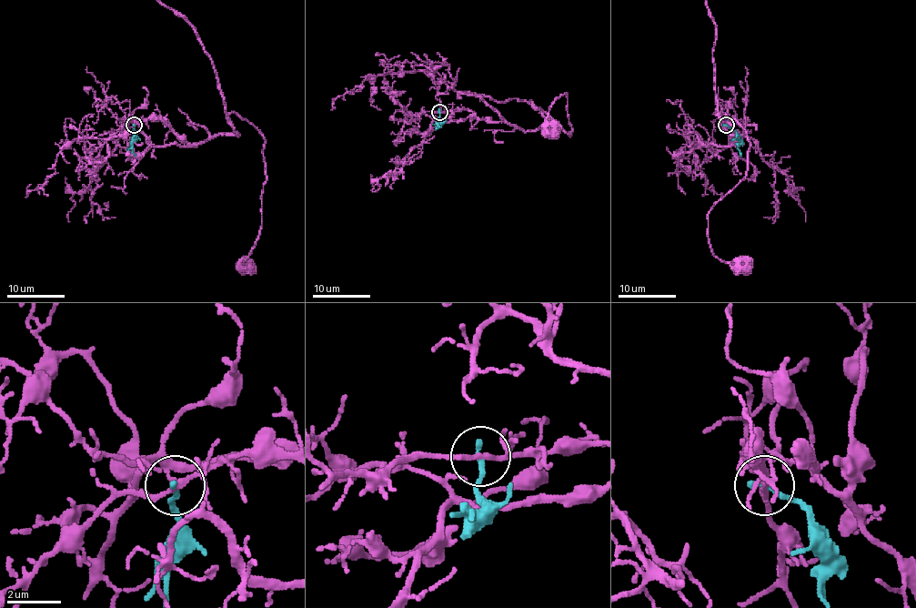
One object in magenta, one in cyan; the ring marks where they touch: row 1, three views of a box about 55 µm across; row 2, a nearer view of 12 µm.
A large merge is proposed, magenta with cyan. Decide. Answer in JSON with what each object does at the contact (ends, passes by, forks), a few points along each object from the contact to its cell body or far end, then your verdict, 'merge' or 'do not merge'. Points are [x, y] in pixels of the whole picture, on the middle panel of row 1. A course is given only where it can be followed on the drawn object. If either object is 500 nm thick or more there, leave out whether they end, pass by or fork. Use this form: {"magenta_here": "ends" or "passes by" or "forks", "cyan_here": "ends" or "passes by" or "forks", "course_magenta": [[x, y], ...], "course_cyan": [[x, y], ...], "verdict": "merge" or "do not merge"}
{"magenta_here": "forks", "cyan_here": "ends", "course_magenta": [[439, 111], [469, 110], [536, 131], [544, 117], [534, 106], [570, 136], [568, 94], [548, 111], [553, 127]], "course_cyan": [[439, 111], [438, 126], [441, 126]], "verdict": "do not merge"}

